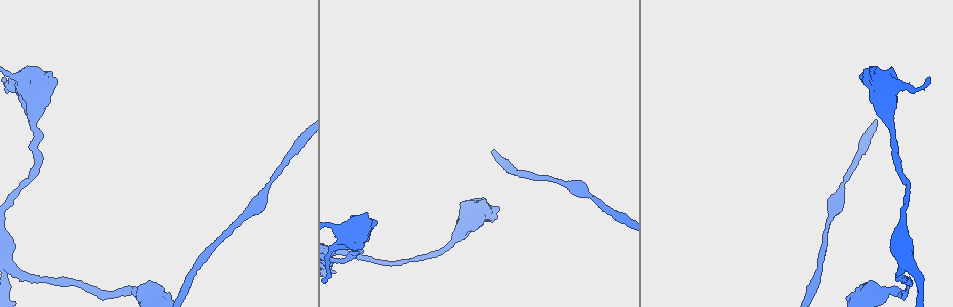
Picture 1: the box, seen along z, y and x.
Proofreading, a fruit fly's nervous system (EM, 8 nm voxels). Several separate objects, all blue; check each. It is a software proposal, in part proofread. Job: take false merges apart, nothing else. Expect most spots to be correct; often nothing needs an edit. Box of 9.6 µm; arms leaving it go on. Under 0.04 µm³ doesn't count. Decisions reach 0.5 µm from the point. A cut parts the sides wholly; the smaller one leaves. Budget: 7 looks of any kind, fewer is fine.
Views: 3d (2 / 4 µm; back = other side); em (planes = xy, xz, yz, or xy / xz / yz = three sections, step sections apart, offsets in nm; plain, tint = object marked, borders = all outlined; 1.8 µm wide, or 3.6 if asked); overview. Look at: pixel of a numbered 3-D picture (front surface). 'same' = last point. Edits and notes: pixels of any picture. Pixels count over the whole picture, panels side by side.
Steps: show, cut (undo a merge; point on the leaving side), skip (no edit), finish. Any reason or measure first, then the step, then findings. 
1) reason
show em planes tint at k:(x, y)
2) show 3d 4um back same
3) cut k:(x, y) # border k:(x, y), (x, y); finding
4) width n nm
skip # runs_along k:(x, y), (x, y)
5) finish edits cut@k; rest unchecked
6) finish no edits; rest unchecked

thin neck
show em xy step 16 tint at 1:(905, 292)

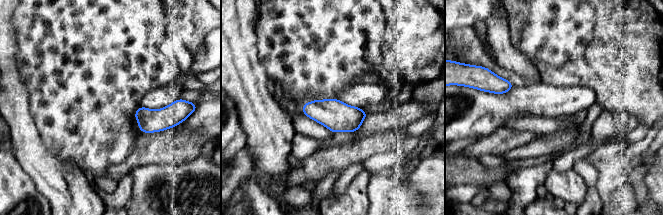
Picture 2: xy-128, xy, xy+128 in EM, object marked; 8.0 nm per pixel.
cut it another way
show em planes borders same

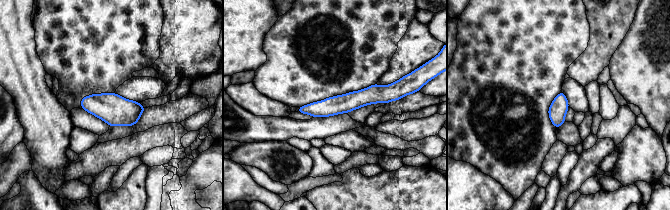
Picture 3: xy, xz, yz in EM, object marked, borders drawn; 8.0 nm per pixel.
skip # runs_along 3:(394, 94), (300, 109); one neuron here

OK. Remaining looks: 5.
thick turns thin
show 3d 4um at 1:(32, 101)

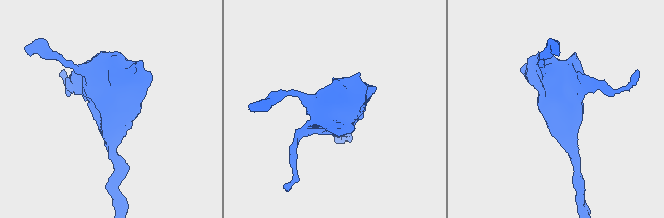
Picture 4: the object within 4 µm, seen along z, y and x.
now the EM
show em xz step 4 tint at 4:(110, 110)

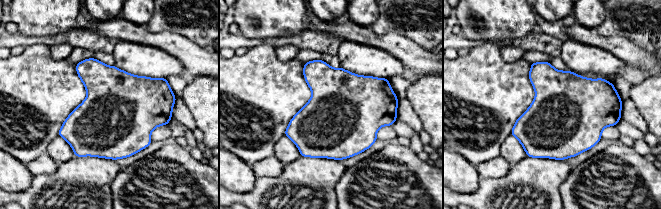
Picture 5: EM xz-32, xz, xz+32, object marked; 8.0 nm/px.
show em planes borders same

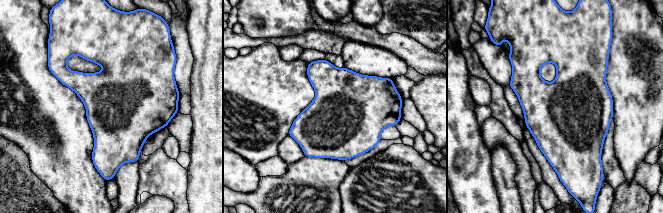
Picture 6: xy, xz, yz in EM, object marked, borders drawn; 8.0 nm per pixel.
skip # all the same neuron

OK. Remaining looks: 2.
finish no edits; rest unchecked

